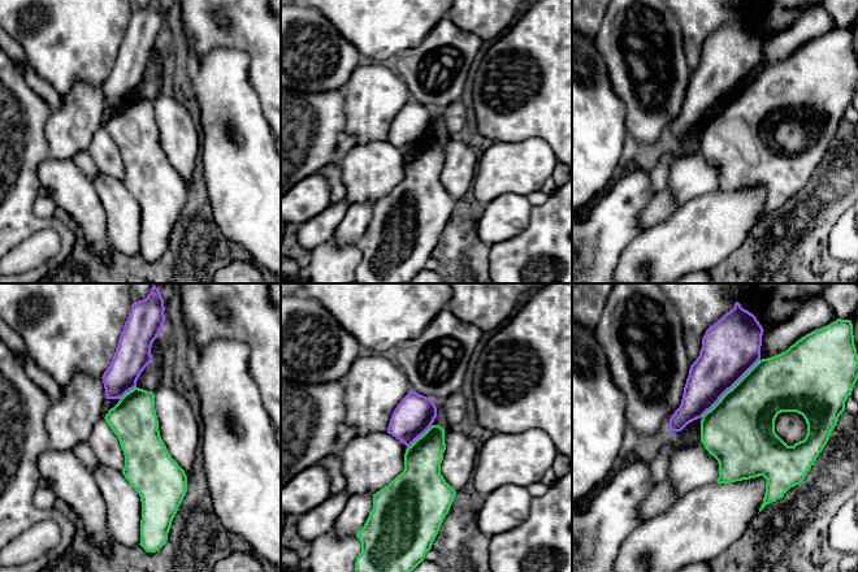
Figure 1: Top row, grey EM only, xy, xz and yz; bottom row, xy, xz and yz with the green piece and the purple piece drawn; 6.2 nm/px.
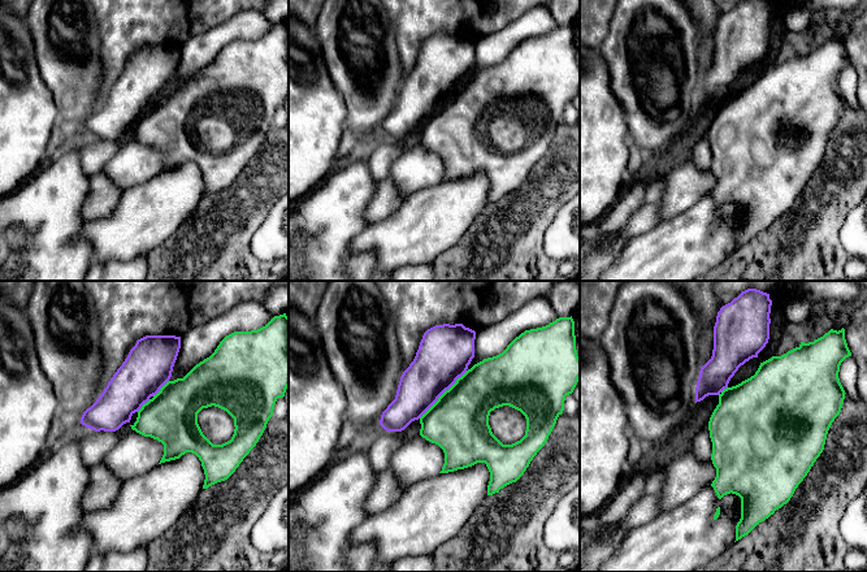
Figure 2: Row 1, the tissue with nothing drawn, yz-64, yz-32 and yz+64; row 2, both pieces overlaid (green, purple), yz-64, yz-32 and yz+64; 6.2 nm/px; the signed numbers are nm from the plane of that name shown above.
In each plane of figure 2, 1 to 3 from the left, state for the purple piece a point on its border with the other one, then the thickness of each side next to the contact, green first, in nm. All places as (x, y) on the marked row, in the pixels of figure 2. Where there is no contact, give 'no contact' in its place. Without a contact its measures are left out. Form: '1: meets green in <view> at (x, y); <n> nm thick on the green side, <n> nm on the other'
1: meets green in yz-64 at (160, 389); 320 nm thick on the green side, 300 nm on the other
2: meets green in yz-32 at (442, 394); 380 nm thick on the green side, 320 nm on the other
3: meets green in yz+64 at (723, 390); 460 nm thick on the green side, 220 nm on the other

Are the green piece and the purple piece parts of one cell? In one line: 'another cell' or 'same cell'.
another cell

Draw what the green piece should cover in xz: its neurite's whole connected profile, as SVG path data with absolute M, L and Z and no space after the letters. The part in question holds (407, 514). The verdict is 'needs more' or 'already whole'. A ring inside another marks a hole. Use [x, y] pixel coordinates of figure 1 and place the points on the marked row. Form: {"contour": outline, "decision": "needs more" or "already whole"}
{"contour": "M432 425L407 447L403 472L373 494L373 508L356 533L361 552L355 572L412 572L424 562L456 495L441 474L445 450L445 429L439 425Z", "decision": "already whole"}

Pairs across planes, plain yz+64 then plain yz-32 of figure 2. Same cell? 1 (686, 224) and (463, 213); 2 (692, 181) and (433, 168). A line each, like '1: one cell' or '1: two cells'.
1: one cell
2: one cell

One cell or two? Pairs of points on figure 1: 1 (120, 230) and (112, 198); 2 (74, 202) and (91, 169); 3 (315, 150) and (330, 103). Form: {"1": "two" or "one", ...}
{"1": "one", "2": "two", "3": "one"}

